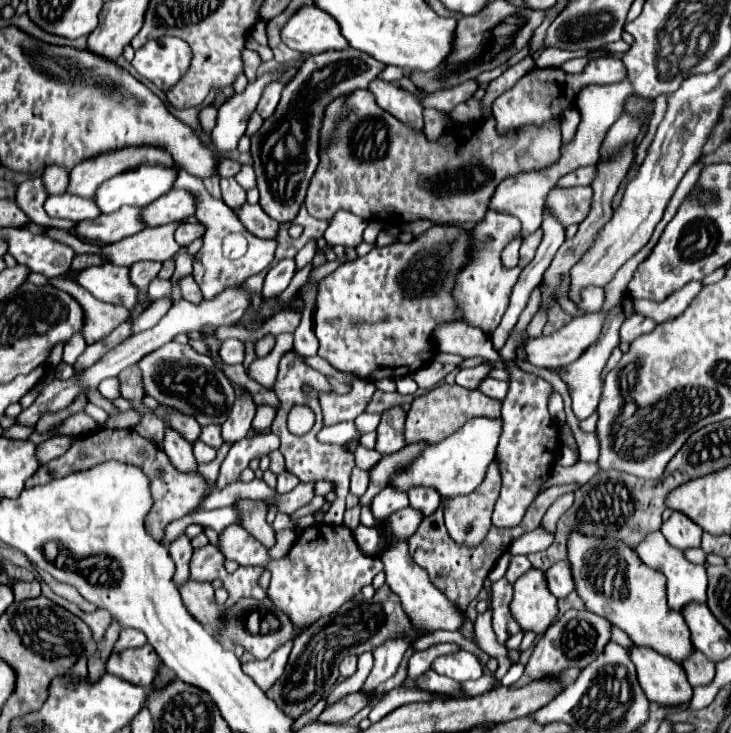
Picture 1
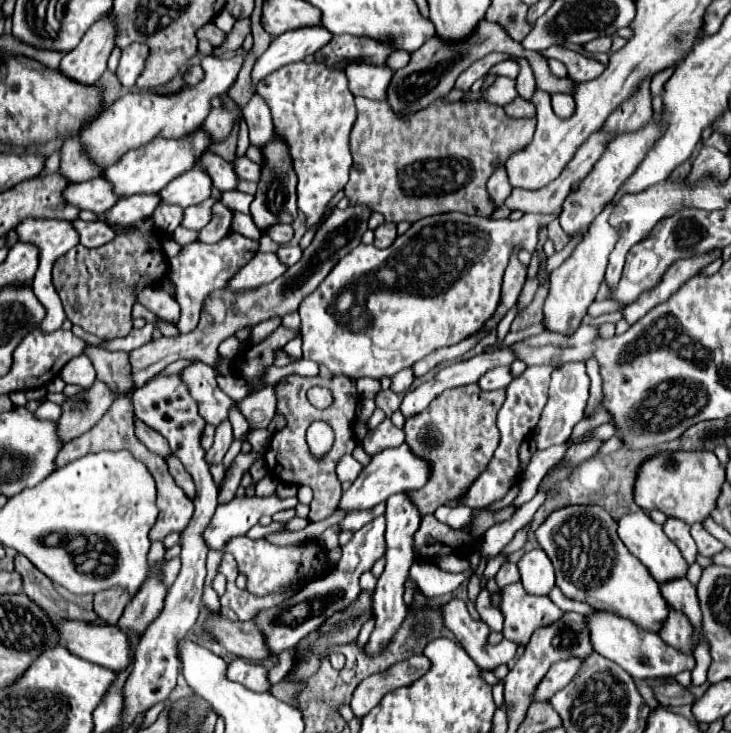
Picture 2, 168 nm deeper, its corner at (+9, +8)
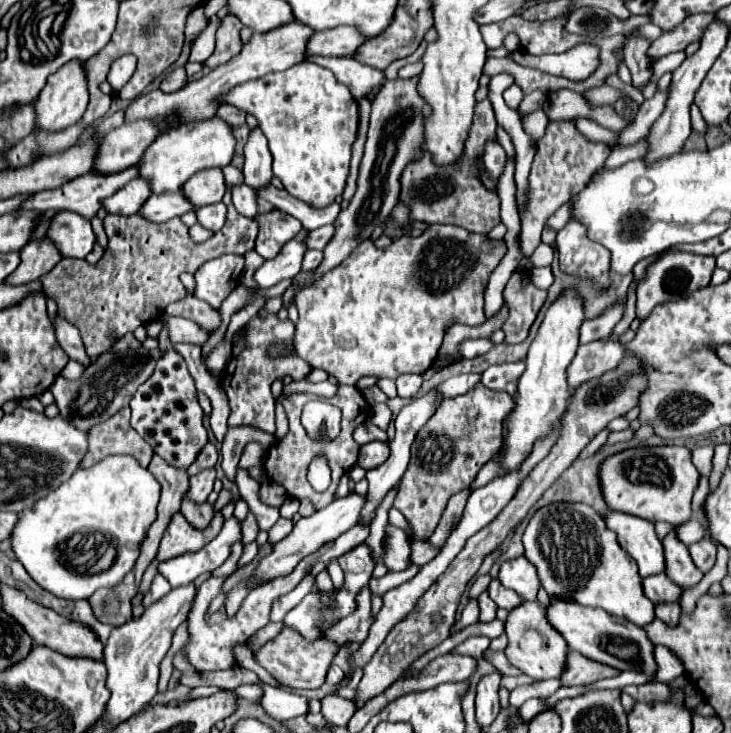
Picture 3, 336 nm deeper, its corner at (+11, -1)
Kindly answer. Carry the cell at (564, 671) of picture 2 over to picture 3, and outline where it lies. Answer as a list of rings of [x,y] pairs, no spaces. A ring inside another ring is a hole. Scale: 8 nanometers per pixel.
[[[569,650],[567,654],[567,662],[565,662],[565,674],[561,676],[561,686],[587,686],[593,684],[597,680],[609,678],[619,674],[619,670],[593,662],[573,650]]]

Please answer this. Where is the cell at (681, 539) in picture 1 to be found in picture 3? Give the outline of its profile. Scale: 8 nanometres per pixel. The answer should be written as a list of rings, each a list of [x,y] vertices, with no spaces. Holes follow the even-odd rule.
[[[671,530],[663,538],[663,548],[665,548],[665,574],[679,584],[681,588],[693,586],[703,578],[703,572],[693,566],[693,560],[687,552],[687,546],[679,540],[677,532]]]

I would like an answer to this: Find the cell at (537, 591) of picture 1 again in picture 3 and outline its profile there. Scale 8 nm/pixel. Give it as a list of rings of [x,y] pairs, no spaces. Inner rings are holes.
[[[523,602],[521,606],[513,608],[505,622],[505,634],[509,638],[509,644],[505,648],[507,660],[519,668],[523,674],[531,676],[533,680],[545,680],[545,678],[559,678],[565,666],[565,654],[567,654],[567,642],[549,626],[549,620],[545,618],[545,606],[539,602]]]

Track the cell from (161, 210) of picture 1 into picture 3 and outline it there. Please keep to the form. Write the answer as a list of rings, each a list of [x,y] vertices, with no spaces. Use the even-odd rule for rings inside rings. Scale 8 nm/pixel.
[[[215,168],[197,172],[193,178],[189,178],[185,182],[185,186],[181,190],[183,190],[185,198],[189,198],[189,202],[193,202],[195,208],[201,208],[207,204],[217,204],[217,202],[221,202],[223,194],[225,194],[223,172],[215,170]]]

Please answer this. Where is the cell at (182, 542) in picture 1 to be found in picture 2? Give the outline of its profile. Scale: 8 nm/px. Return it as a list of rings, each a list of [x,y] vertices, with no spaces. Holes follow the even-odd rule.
[[[161,559],[161,561],[155,565],[151,579],[147,579],[147,581],[141,585],[141,589],[139,589],[139,593],[135,595],[135,599],[131,601],[131,605],[127,605],[127,609],[123,611],[123,615],[121,615],[121,619],[119,619],[119,623],[117,623],[119,629],[139,629],[139,633],[141,633],[141,631],[145,631],[145,629],[151,625],[151,621],[155,621],[155,617],[161,613],[161,609],[163,609],[163,599],[165,599],[165,595],[167,595],[167,587],[157,579],[157,573],[159,573],[159,569],[161,569],[163,563],[165,563],[165,561]]]

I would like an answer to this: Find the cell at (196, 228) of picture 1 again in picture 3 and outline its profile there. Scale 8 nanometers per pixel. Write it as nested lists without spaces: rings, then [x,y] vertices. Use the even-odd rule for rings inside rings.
[[[217,202],[217,204],[211,204],[211,206],[203,206],[199,210],[195,210],[195,216],[197,216],[197,224],[201,224],[203,228],[215,232],[219,230],[223,224],[225,224],[225,204],[223,202]]]

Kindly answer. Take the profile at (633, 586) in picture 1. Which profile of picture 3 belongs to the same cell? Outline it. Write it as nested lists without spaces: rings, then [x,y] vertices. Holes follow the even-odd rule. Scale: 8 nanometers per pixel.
[[[557,502],[541,508],[529,522],[525,534],[523,534],[523,546],[525,546],[525,558],[537,568],[541,586],[549,592],[551,598],[565,598],[571,602],[577,602],[581,606],[591,608],[603,608],[605,612],[613,616],[621,616],[637,626],[647,626],[655,614],[655,604],[645,598],[645,592],[641,590],[641,576],[637,572],[637,562],[617,546],[615,534],[605,526],[605,520],[587,504],[569,504],[569,502]]]

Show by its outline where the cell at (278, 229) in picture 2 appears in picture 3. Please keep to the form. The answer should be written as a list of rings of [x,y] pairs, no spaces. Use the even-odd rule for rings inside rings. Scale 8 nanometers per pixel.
[[[329,224],[329,226],[321,226],[321,228],[317,228],[317,230],[313,230],[313,232],[307,232],[307,236],[305,236],[305,246],[307,248],[317,248],[317,250],[323,250],[325,248],[325,244],[331,240],[331,236],[333,236],[333,226]]]

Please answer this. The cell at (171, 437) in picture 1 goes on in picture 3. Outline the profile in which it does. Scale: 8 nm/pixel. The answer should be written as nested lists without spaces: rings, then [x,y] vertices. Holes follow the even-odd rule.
[[[183,498],[181,502],[181,514],[199,530],[207,528],[207,524],[213,518],[213,508],[209,502],[197,504],[197,502],[189,502],[189,498]]]

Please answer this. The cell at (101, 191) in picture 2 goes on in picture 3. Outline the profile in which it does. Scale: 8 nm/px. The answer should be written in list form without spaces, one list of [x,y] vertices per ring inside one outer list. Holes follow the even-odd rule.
[[[135,178],[129,184],[125,184],[121,190],[117,190],[111,198],[105,198],[103,208],[107,210],[107,214],[135,214],[149,196],[151,192],[147,182]]]

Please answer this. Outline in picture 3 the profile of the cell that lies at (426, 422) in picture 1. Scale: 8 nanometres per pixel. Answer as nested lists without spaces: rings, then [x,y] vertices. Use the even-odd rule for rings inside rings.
[[[477,384],[467,394],[443,400],[431,420],[417,432],[411,460],[395,496],[395,508],[409,520],[417,540],[427,540],[455,492],[467,488],[487,460],[503,446],[503,420],[515,406],[513,396]]]

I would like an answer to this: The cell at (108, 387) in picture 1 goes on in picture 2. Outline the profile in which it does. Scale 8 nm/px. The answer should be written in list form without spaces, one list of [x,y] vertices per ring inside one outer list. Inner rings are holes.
[[[79,355],[77,359],[71,359],[63,371],[59,373],[59,377],[67,383],[67,385],[79,385],[79,387],[87,387],[91,385],[91,381],[95,381],[95,369],[91,365],[91,361],[83,355]]]

